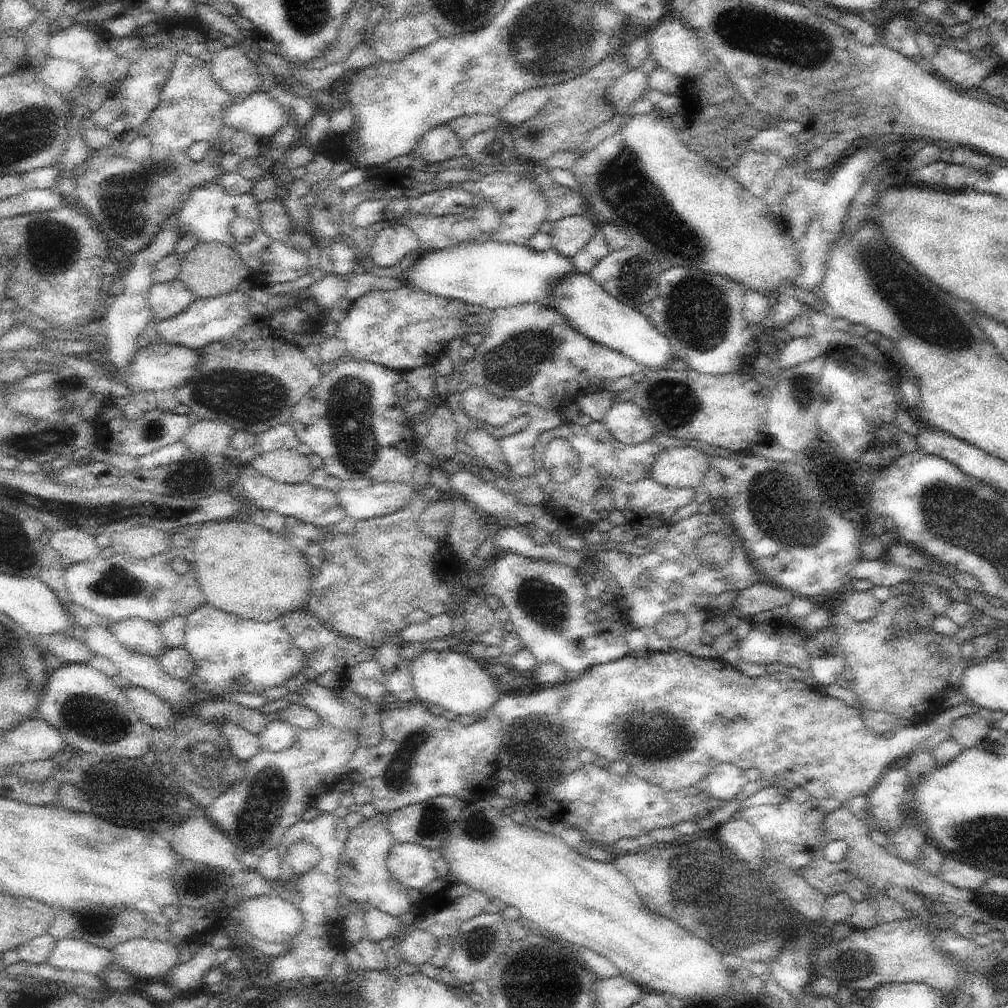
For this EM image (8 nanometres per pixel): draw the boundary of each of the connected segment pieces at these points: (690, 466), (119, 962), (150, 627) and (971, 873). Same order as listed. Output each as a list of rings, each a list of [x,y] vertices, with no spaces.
[[[672,445],[659,452],[651,477],[671,489],[697,489],[710,467],[706,453],[689,445]]]
[[[137,938],[111,949],[114,966],[123,968],[137,978],[166,982],[180,965],[176,945],[170,941]]]
[[[140,617],[125,618],[109,624],[114,636],[127,648],[137,653],[156,657],[168,646],[160,627]]]
[[[945,858],[945,863],[939,876],[947,883],[953,884],[958,888],[970,890],[982,888],[989,879],[985,872],[951,858]]]

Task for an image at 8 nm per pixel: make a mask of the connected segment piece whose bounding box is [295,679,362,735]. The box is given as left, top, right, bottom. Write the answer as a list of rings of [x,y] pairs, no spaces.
[[[311,680],[302,685],[302,689],[295,693],[297,701],[312,709],[322,721],[328,721],[334,728],[351,730],[358,735],[362,709],[343,704],[336,697],[333,689],[321,686],[318,681]]]

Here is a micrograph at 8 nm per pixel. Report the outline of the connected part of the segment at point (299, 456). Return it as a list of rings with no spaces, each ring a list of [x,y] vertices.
[[[297,449],[258,451],[251,465],[262,476],[290,484],[309,482],[315,471],[309,456]]]

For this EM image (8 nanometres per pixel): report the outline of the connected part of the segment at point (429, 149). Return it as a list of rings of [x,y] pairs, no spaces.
[[[440,125],[429,130],[422,140],[417,144],[416,152],[419,156],[429,162],[446,162],[458,156],[463,148],[463,142],[459,134],[448,125]]]

